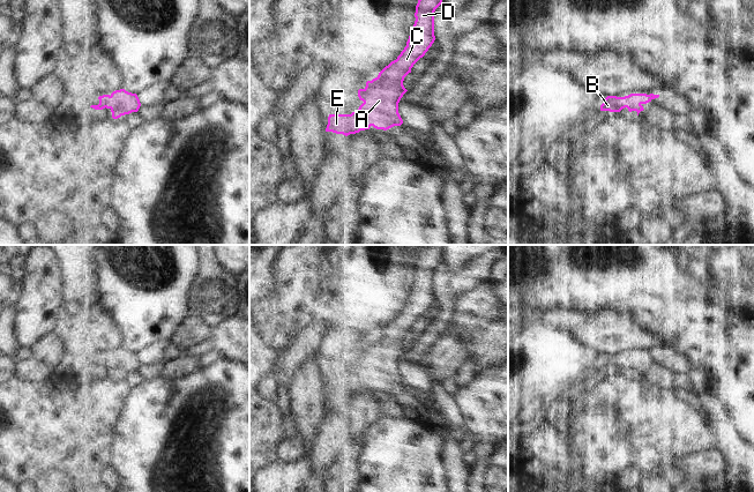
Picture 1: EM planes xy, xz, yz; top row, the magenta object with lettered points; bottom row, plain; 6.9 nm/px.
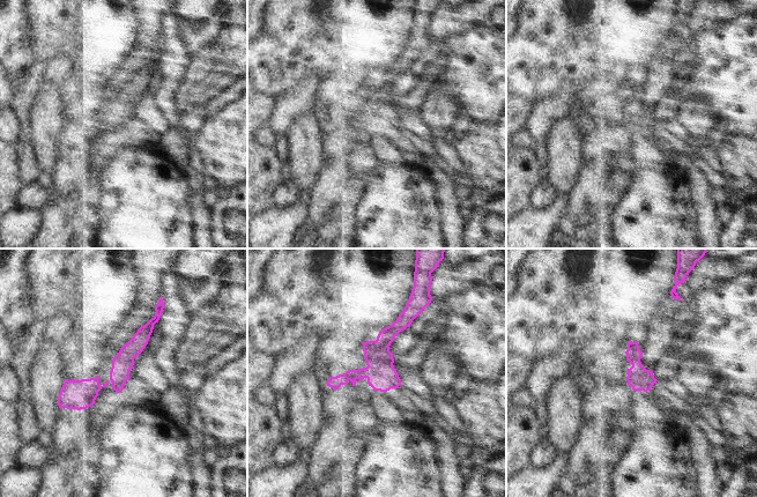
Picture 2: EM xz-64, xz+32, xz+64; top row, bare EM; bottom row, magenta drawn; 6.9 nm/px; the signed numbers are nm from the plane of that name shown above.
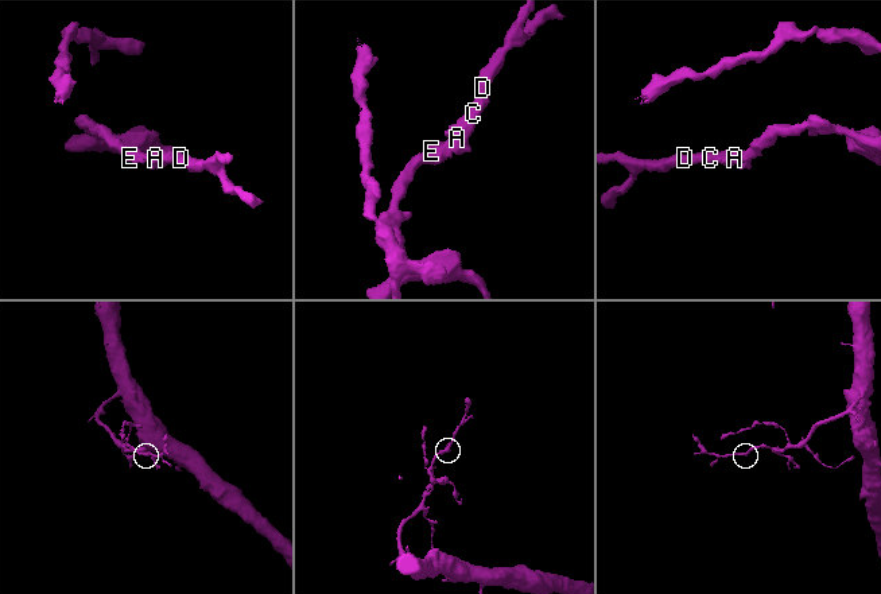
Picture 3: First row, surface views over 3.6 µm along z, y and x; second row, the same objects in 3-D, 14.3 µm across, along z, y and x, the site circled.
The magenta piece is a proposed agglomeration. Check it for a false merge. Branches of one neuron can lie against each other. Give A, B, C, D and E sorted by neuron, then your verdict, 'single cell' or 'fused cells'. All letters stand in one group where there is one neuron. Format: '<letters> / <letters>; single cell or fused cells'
A B C D E; single cell

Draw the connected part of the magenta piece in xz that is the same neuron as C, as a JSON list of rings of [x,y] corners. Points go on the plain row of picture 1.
[[[427,245],[420,251],[416,279],[404,308],[375,337],[367,340],[364,348],[358,349],[358,356],[364,361],[357,371],[329,373],[326,390],[348,395],[371,385],[387,389],[403,382],[398,372],[398,361],[408,350],[403,340],[435,299],[434,270],[442,262],[443,246]]]

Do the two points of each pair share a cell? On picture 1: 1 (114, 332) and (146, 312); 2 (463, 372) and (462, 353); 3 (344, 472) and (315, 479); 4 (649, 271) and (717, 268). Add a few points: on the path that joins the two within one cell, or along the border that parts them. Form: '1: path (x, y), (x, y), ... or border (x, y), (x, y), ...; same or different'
1: border (103, 306), (121, 330), (124, 337), (122, 347); different
2: border (470, 356), (460, 367), (456, 375); different
3: path (337, 479), (322, 479); same
4: border (697, 265), (699, 271), (713, 288), (721, 286); different

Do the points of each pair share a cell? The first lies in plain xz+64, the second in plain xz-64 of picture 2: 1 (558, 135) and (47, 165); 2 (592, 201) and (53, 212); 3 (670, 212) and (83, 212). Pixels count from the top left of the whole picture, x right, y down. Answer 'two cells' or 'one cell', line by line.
1: one cell
2: two cells
3: two cells

